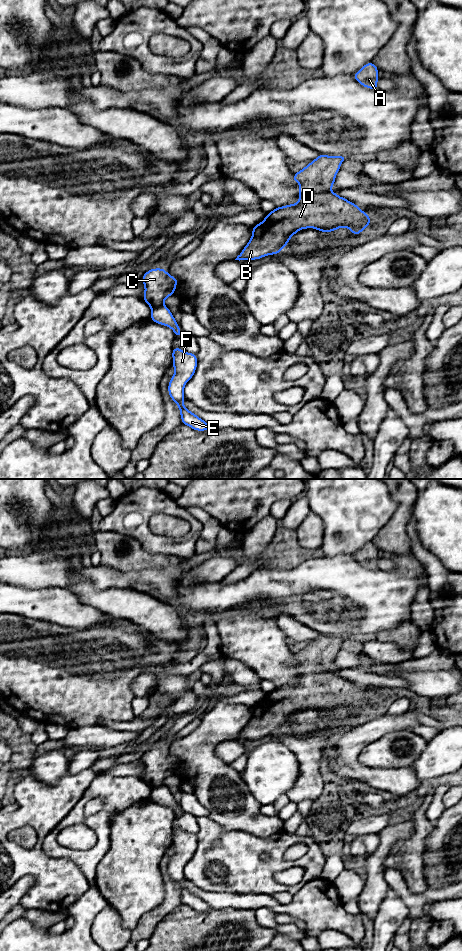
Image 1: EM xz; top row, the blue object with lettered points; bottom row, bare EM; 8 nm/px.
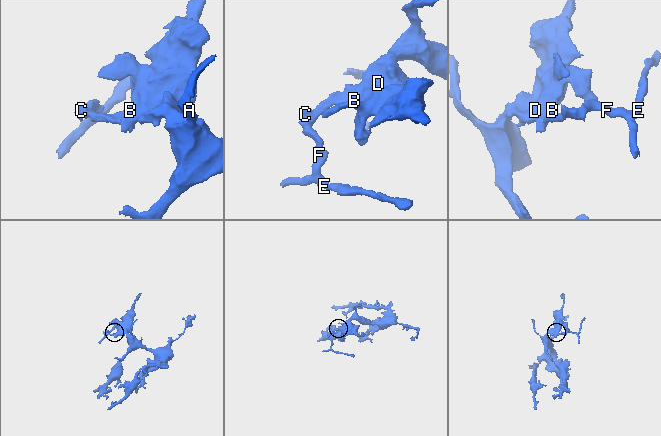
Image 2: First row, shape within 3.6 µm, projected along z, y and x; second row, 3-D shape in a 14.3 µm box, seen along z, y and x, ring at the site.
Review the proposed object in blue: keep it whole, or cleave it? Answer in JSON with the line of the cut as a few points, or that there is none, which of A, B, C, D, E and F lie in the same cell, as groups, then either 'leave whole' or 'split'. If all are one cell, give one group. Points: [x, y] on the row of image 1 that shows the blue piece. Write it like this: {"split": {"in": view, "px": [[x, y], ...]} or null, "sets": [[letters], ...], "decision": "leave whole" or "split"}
{"split": {"in": "xz", "px": [[162, 304], [152, 309]]}, "sets": [["A", "B", "C", "D"], ["E", "F"]], "decision": "split"}

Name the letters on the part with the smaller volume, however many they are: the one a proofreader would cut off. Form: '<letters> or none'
E, F

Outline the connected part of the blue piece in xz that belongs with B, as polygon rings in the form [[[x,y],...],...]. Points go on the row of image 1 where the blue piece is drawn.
[[[320,154],[309,165],[293,174],[293,181],[300,184],[299,200],[295,204],[277,207],[266,215],[264,220],[252,229],[252,237],[235,260],[257,260],[267,255],[275,255],[283,250],[297,231],[314,228],[320,232],[333,232],[341,227],[352,231],[353,236],[360,234],[370,225],[369,215],[359,206],[338,196],[330,188],[335,185],[335,177],[347,156],[328,156]]]

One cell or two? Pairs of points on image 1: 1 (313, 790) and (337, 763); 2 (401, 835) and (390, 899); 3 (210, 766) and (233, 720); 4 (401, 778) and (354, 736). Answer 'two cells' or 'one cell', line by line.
1: two cells
2: two cells
3: one cell
4: one cell

